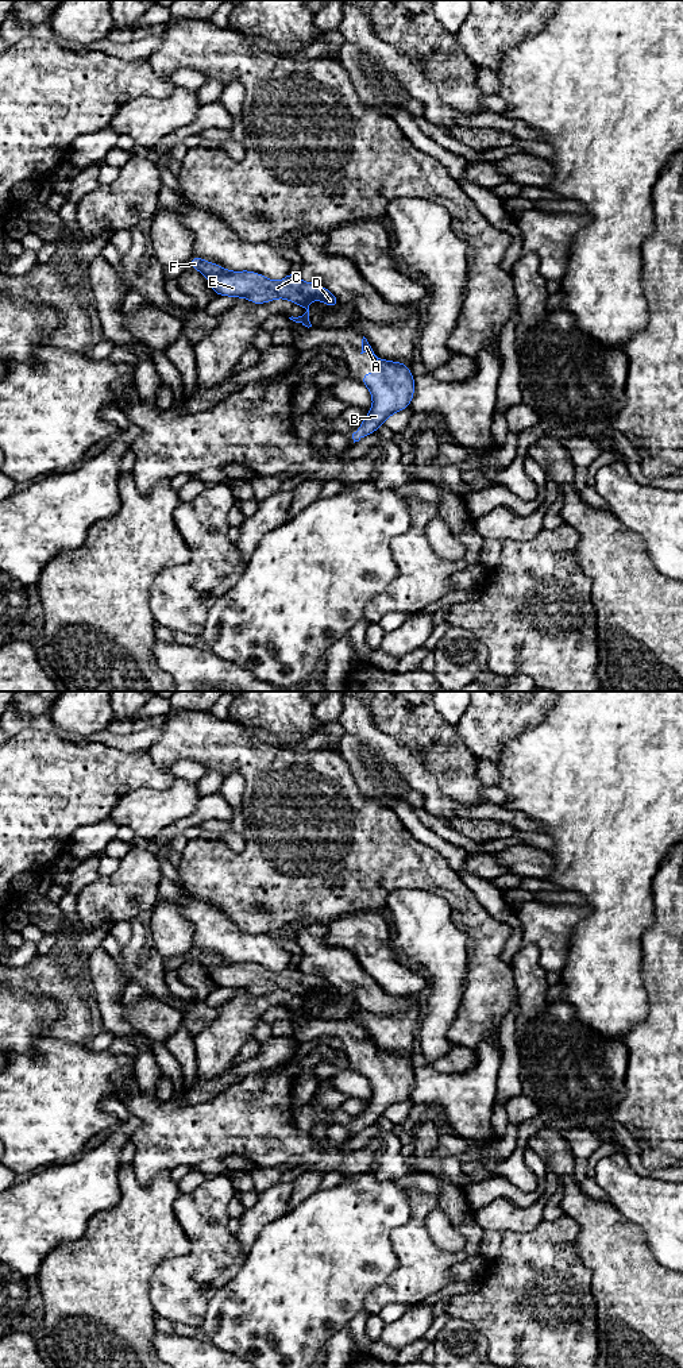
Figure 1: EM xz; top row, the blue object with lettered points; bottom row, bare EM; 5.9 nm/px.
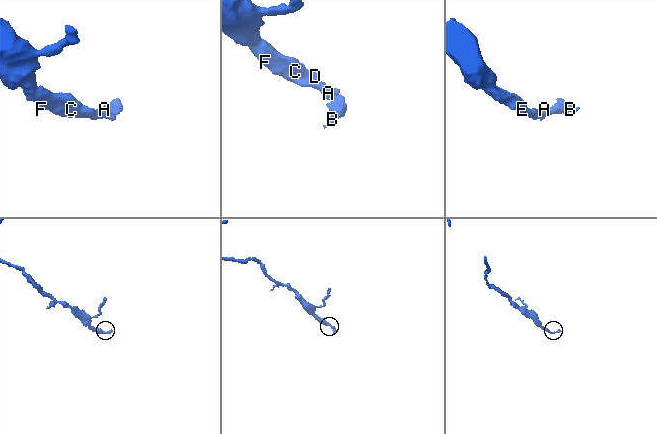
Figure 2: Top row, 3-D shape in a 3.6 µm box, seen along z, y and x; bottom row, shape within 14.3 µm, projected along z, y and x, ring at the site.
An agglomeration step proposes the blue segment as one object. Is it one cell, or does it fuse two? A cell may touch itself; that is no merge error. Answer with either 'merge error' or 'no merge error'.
no merge error

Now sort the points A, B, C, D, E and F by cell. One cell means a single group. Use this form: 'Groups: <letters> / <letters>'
Groups: A B C D E F

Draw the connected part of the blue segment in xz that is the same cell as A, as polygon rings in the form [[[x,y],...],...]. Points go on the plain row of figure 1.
[[[362,1030],[362,1044],[377,1049],[379,1059],[374,1064],[366,1064],[360,1074],[367,1078],[373,1088],[373,1098],[366,1110],[359,1115],[359,1122],[352,1125],[354,1134],[377,1124],[397,1102],[409,1099],[414,1087],[414,1068],[402,1053],[391,1053],[378,1049],[367,1030]]]

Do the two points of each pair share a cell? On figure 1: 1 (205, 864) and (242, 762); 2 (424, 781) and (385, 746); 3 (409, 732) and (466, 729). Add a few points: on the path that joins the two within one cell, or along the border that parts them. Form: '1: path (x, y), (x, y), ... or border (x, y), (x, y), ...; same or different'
1: path (238, 862), (267, 824), (263, 794); same
2: path (415, 771), (394, 751); same
3: border (454, 725), (462, 743), (474, 756); different

